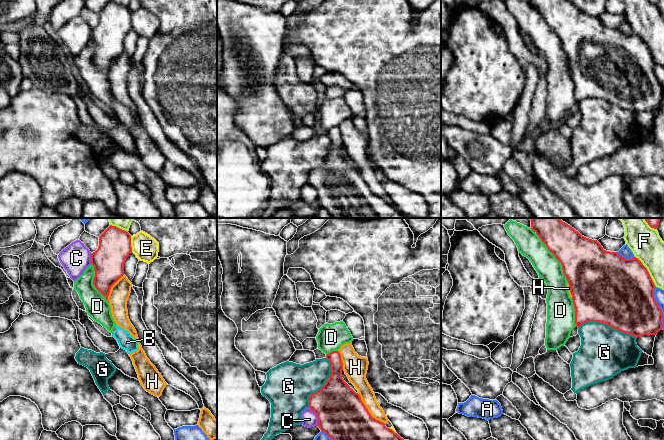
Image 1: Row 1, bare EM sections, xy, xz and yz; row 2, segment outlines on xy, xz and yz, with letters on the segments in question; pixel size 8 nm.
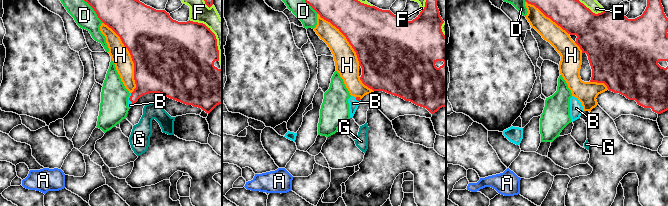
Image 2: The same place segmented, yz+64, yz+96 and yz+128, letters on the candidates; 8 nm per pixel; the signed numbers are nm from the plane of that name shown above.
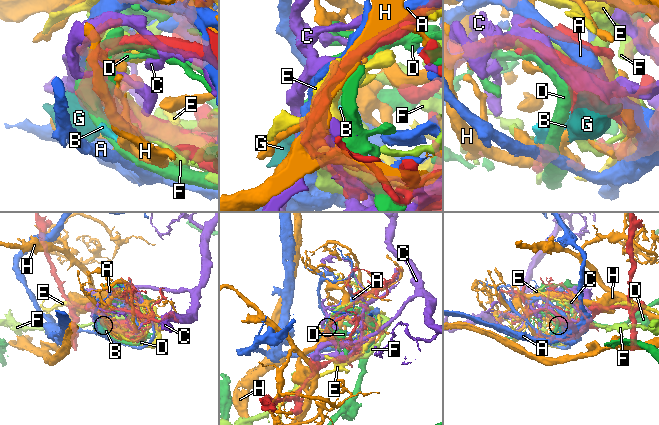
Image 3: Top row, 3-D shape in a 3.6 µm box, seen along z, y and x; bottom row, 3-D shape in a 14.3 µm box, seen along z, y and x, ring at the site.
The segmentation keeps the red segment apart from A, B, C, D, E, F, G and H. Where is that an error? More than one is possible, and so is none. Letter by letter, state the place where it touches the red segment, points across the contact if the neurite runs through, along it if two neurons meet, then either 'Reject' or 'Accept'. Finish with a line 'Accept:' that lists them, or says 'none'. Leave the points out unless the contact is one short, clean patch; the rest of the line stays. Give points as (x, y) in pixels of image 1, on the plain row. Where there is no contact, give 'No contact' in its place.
A: Touches red at yz (626, 35). Reject
B: Touches red at xy (115, 105). Path across: xy (114, 105), (115, 105), (127, 118). Accept
C: Touches red at xz (317, 192). Reject
D: Touches red at yz (553, 30). Reject
E: Touches red at xy (130, 20). Reject
F: Touches red at yz (647, 47). Reject
G: Touches red at yz (607, 100). Reject
H: Touches red at xz (368, 187). Reject
Accept: B

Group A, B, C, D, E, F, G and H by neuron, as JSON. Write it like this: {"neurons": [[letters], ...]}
{"neurons": [["A"], ["B"], ["C"], ["D"], ["E"], ["F"], ["G"], ["H"]]}

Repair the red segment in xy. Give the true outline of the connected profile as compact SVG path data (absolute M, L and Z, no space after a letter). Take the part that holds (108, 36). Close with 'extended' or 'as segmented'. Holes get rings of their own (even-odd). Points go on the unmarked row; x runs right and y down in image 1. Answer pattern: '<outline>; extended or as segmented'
M110 1L100 12L98 25L91 30L91 40L94 42L94 63L108 76L111 63L124 51L124 40L132 29L131 11L116 2Z; as segmented

